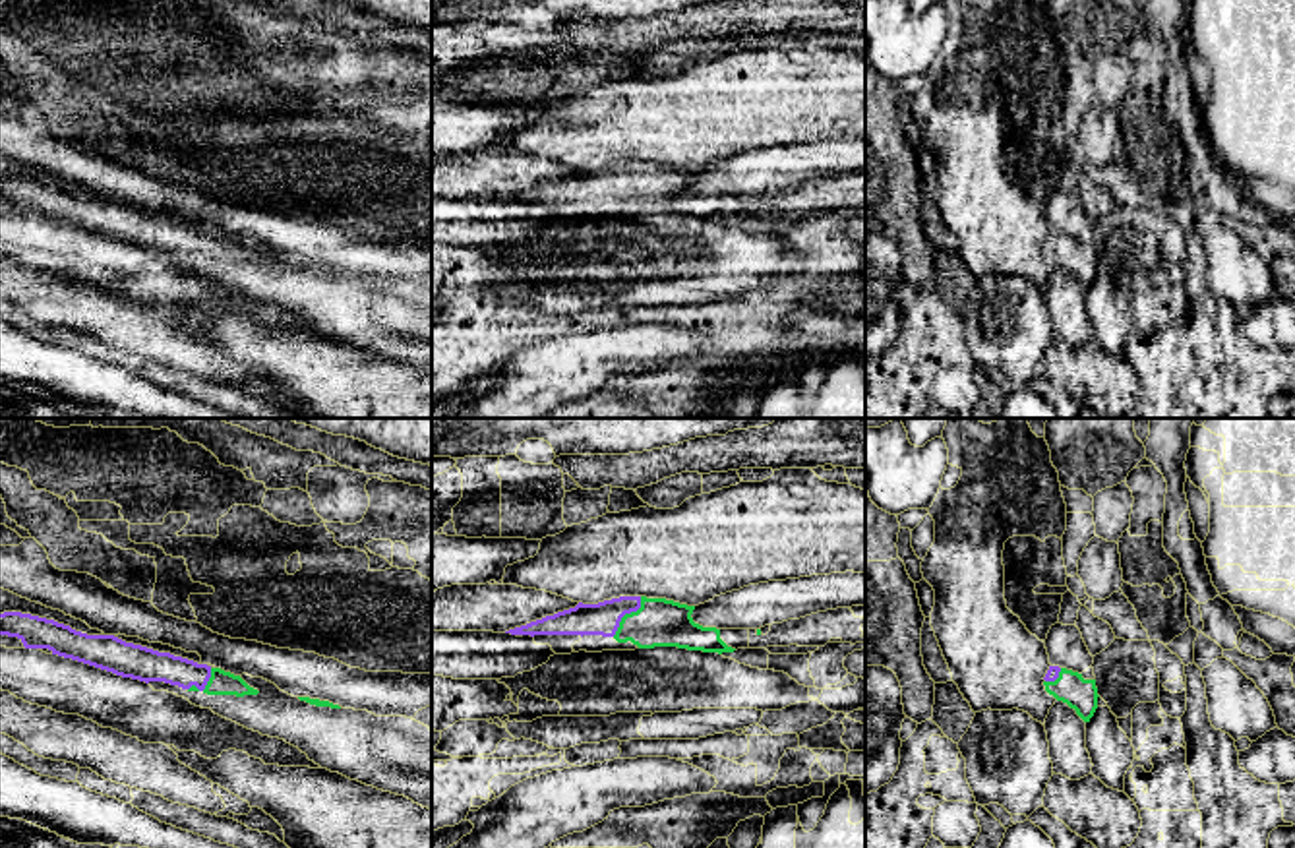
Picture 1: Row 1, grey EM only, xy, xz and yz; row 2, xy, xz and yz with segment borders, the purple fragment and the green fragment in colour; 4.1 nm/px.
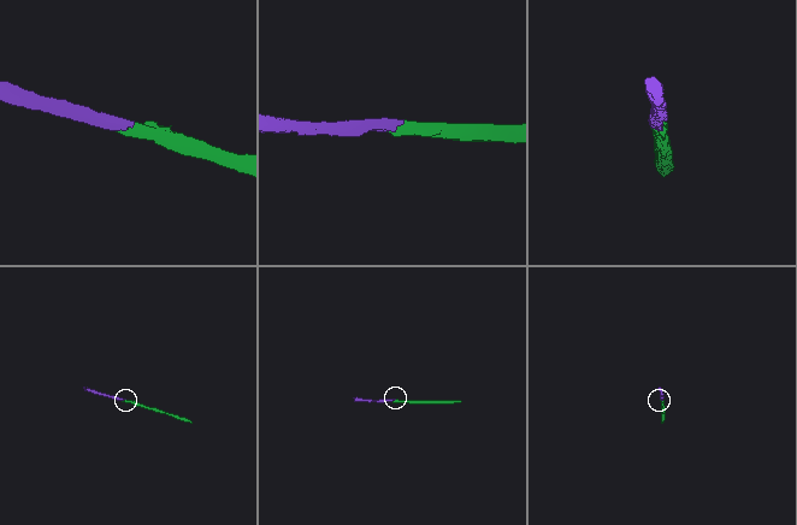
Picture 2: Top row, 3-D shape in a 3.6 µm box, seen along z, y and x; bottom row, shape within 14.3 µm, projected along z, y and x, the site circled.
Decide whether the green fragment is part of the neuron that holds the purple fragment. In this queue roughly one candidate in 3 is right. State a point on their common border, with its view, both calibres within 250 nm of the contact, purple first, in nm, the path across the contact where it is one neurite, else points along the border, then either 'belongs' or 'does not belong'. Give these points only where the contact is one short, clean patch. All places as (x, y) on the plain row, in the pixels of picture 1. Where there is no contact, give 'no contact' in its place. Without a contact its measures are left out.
contact xz (626, 179); calibres 140 and 200 nm; way xz (602, 184), (626, 179), (659, 188); belongs

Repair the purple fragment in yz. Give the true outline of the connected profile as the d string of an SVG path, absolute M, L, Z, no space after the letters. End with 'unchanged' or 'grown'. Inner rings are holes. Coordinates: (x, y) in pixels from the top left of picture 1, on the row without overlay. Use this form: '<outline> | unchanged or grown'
M1049 232L1043 246L1049 261L1067 269L1084 288L1090 288L1099 263L1096 246L1084 246L1082 240L1059 232Z | grown

